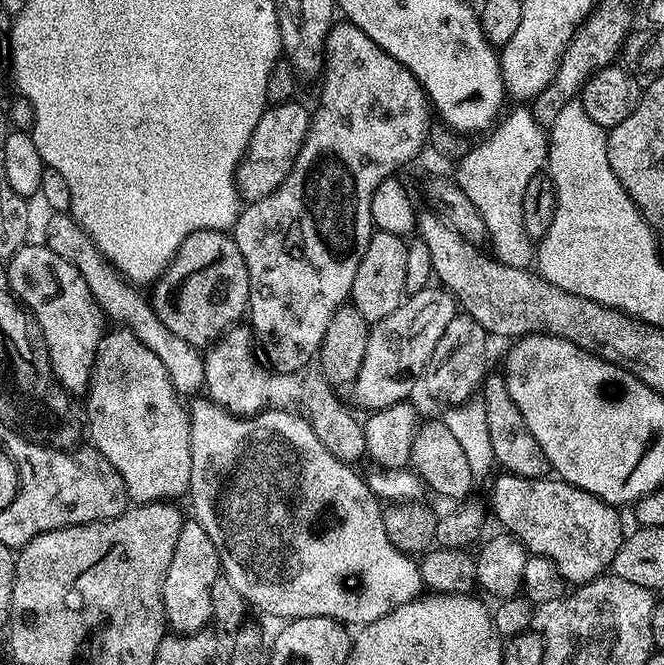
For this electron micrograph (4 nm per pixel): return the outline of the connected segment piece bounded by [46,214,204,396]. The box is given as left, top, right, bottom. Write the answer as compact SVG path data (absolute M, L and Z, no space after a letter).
M56 214L51 217L53 220L48 224L48 240L46 246L58 254L58 258L66 258L86 278L86 286L90 286L90 294L98 302L105 317L112 320L113 325L119 326L123 331L129 332L146 346L146 350L154 350L166 366L166 374L170 382L175 386L176 391L187 396L192 392L201 391L204 388L204 358L201 349L193 348L192 345L182 342L178 334L166 330L162 322L156 317L156 311L152 309L149 297L144 296L139 287L127 276L122 276L120 271L107 260L92 237L86 234L86 230L68 214Z

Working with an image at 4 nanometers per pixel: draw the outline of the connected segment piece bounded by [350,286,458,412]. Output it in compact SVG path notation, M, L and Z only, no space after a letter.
M440 286L423 288L418 294L408 296L400 303L398 310L386 318L379 320L377 324L368 329L368 341L366 342L366 354L362 357L362 364L356 375L356 381L351 384L351 391L362 400L367 411L373 412L386 406L403 403L421 383L435 346L442 337L450 320L458 313L458 305L451 292Z

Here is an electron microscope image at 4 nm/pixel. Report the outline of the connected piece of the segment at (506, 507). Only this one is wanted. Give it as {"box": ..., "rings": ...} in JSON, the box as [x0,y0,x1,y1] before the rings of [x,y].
{"box":[492,474,626,586],"rings":[[[500,474],[492,488],[492,508],[505,533],[515,536],[531,555],[550,558],[550,562],[558,566],[565,581],[572,586],[590,584],[599,576],[605,575],[611,569],[614,554],[618,554],[626,535],[626,528],[620,525],[620,516],[616,513],[619,511],[613,505],[559,478],[531,480]]]}

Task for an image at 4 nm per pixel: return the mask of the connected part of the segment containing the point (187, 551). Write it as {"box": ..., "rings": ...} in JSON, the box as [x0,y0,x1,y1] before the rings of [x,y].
{"box":[164,518,221,634],"rings":[[[195,518],[185,519],[174,546],[174,558],[170,558],[170,570],[166,570],[164,579],[164,619],[173,633],[187,634],[209,627],[212,618],[210,590],[214,590],[214,582],[221,574],[218,550],[214,550],[210,534],[202,530]]]}

